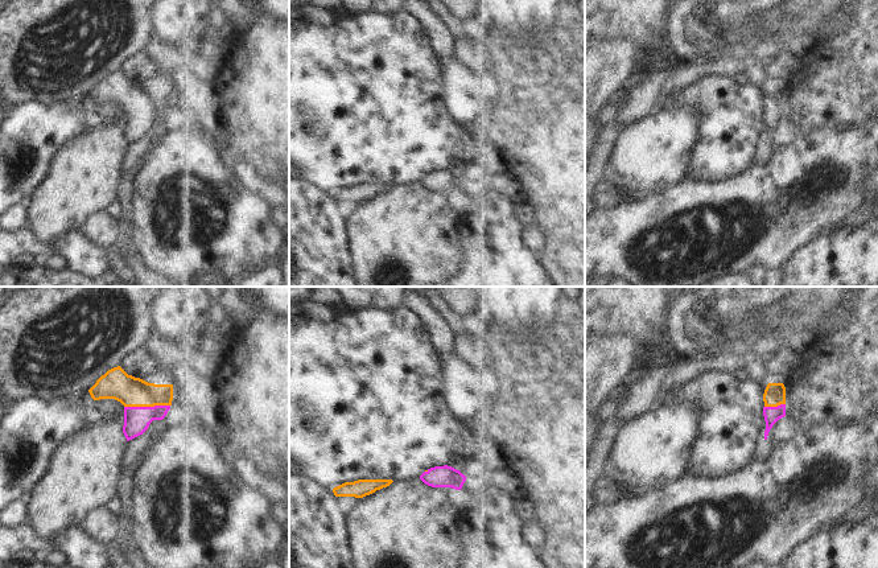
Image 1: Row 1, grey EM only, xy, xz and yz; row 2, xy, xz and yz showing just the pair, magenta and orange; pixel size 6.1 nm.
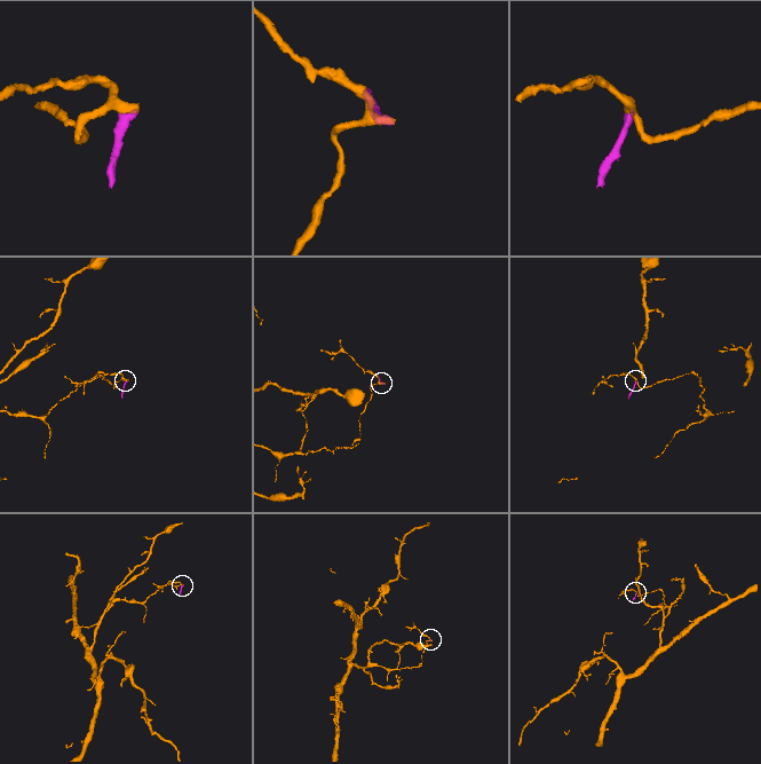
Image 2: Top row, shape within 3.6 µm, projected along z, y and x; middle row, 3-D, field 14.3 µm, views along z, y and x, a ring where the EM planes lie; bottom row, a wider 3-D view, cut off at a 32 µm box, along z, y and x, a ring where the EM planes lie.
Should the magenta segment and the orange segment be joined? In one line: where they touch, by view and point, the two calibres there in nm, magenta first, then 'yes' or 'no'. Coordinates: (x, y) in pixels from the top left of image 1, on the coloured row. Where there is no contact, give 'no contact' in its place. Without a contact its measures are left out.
contact xy (147, 407); calibres 160 and 180 nm; yes

